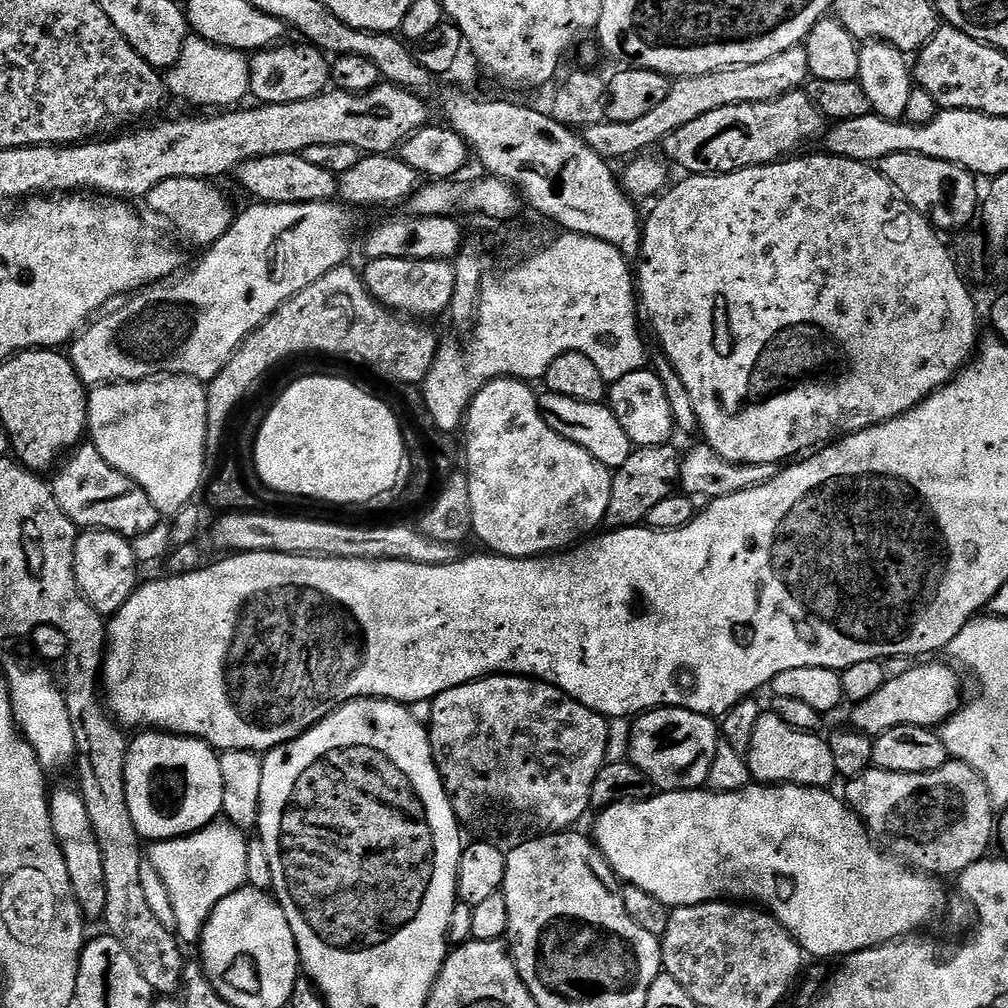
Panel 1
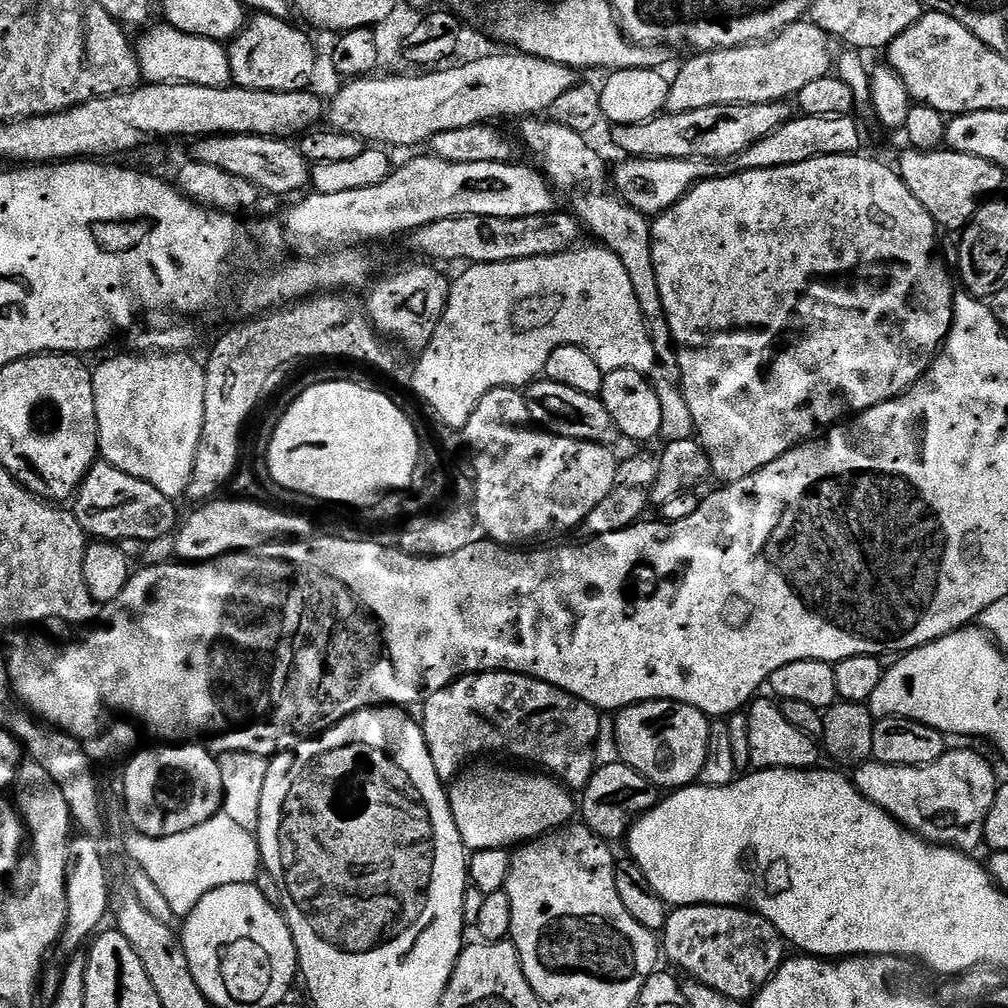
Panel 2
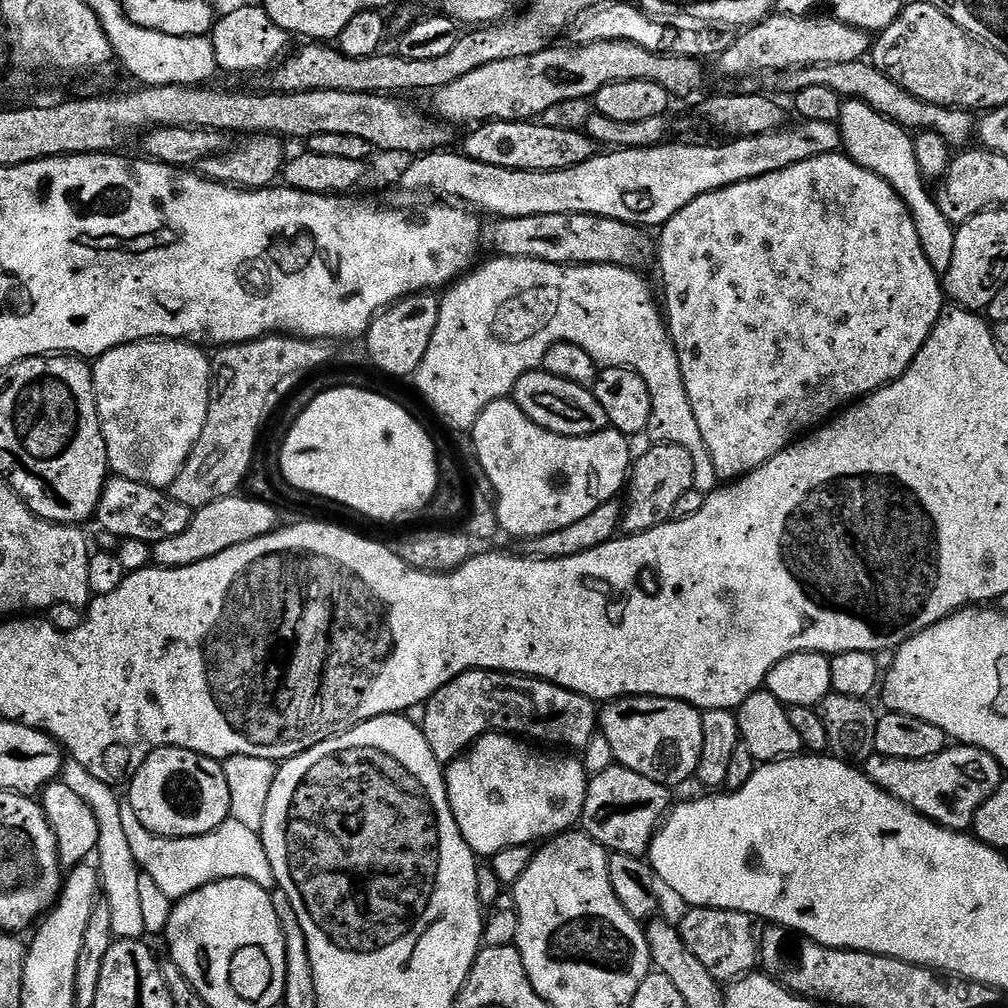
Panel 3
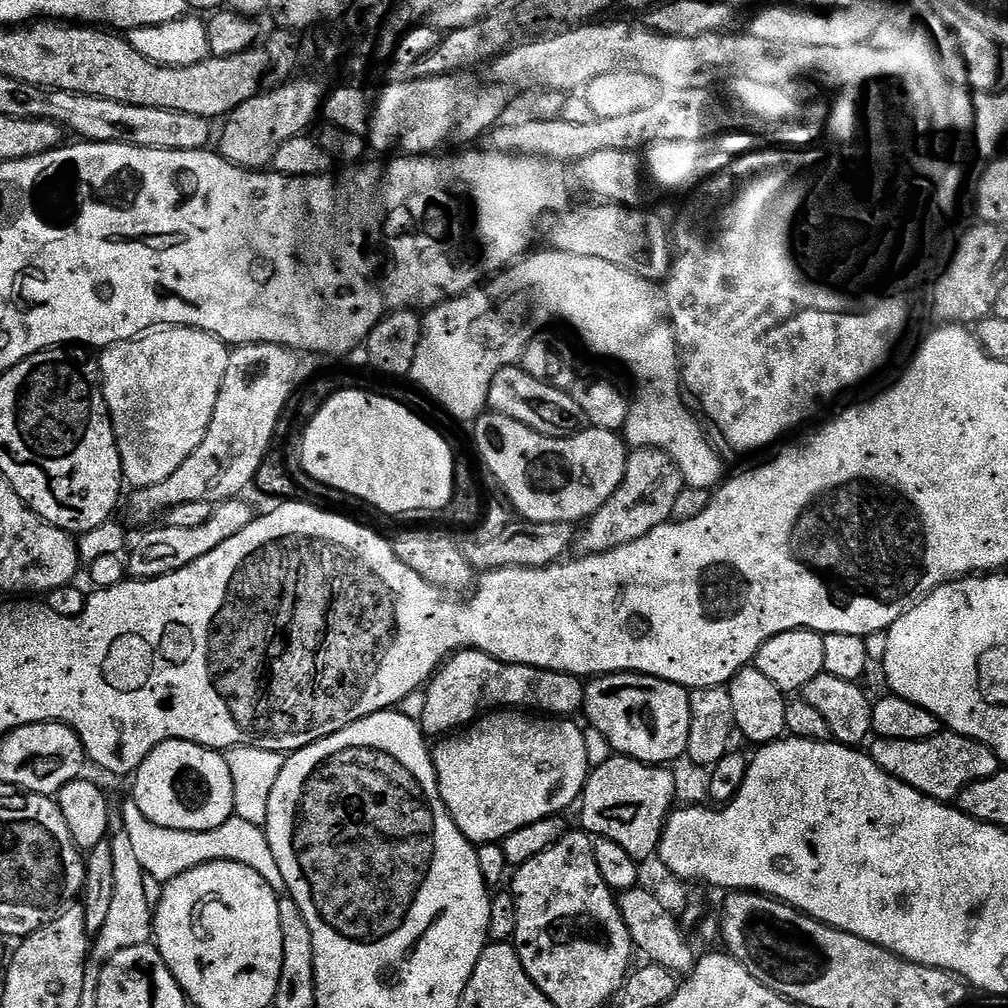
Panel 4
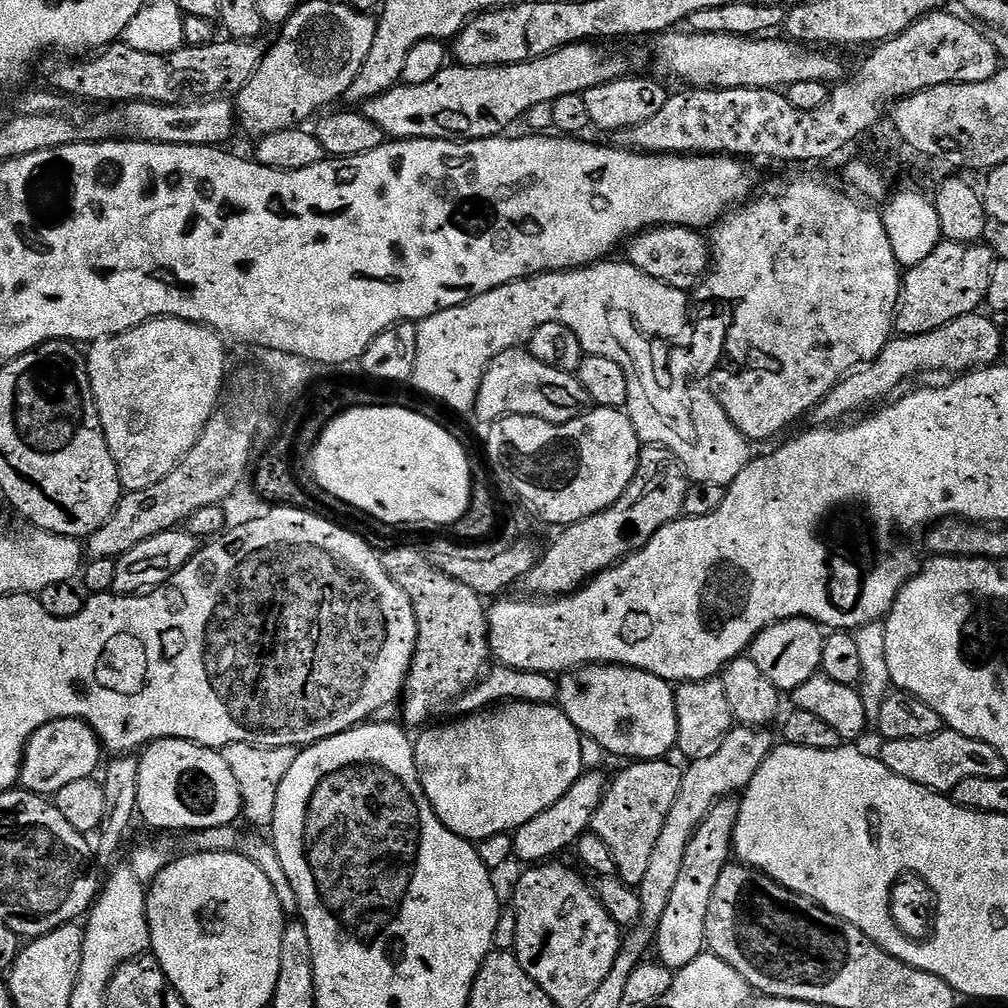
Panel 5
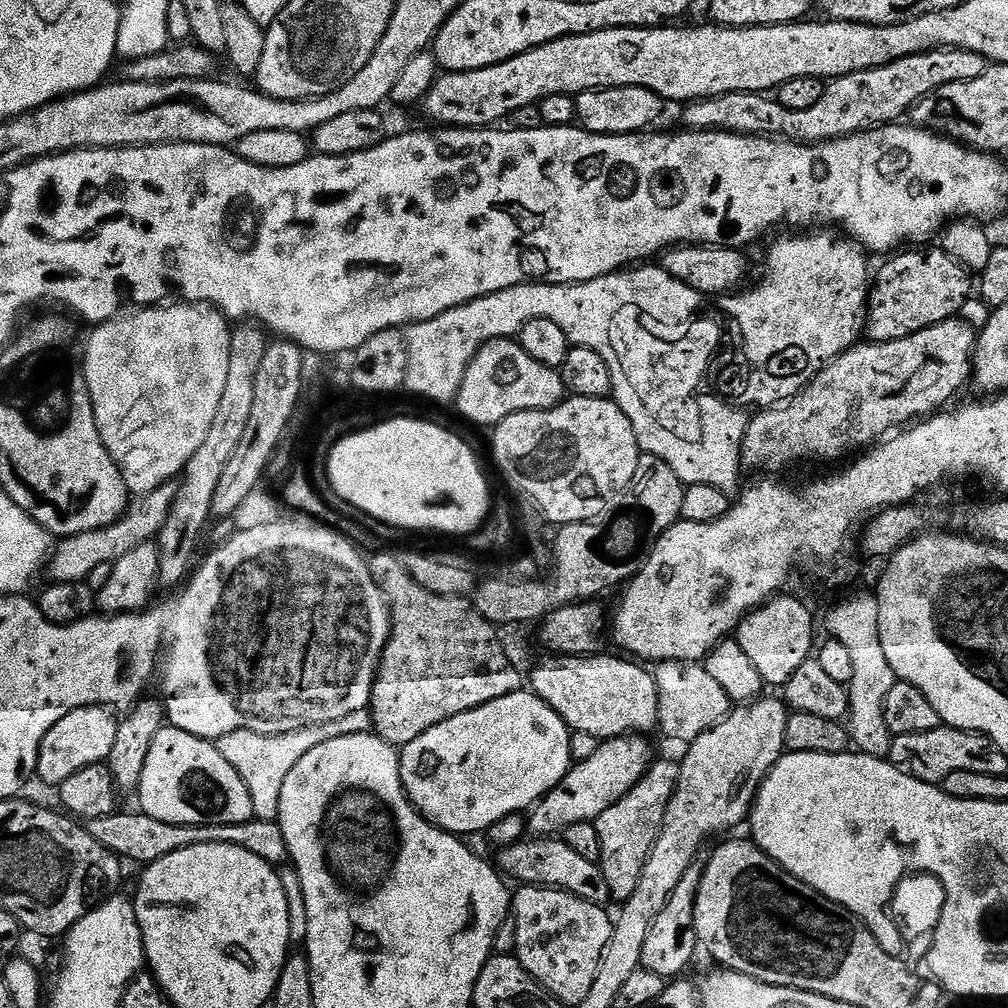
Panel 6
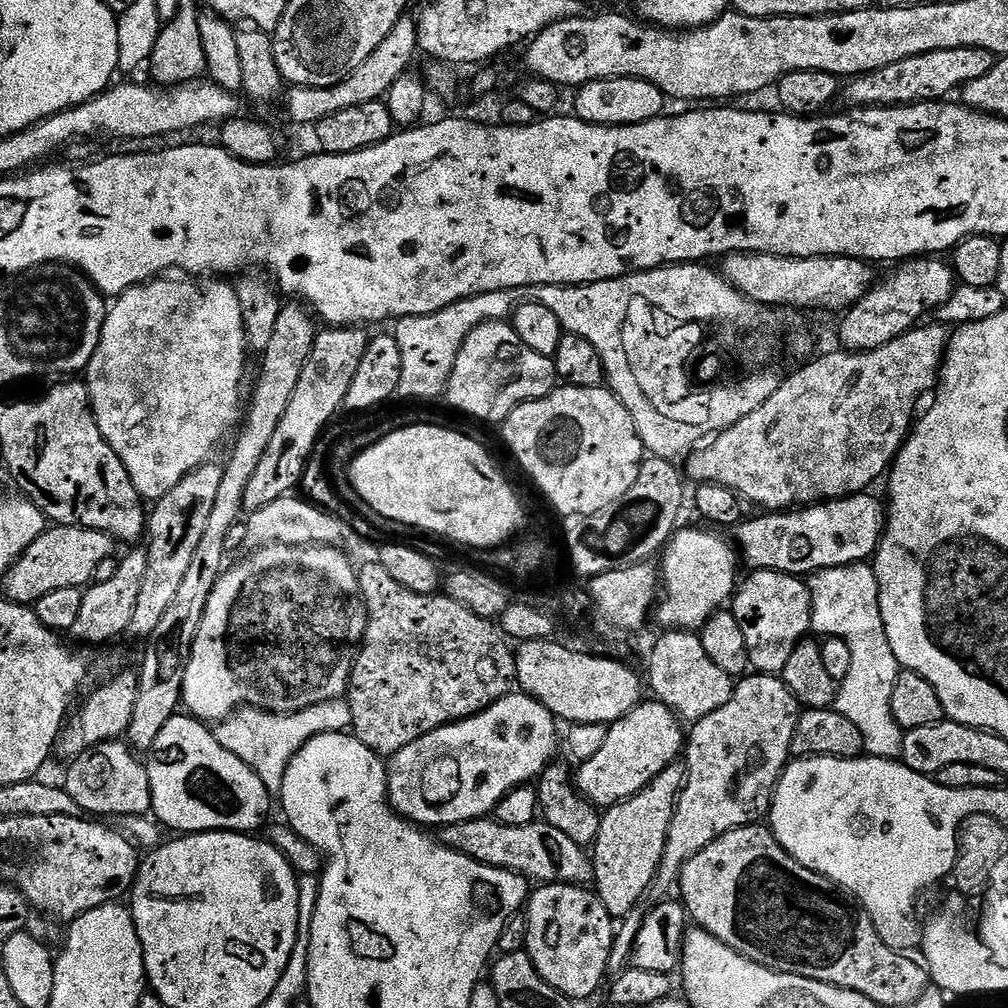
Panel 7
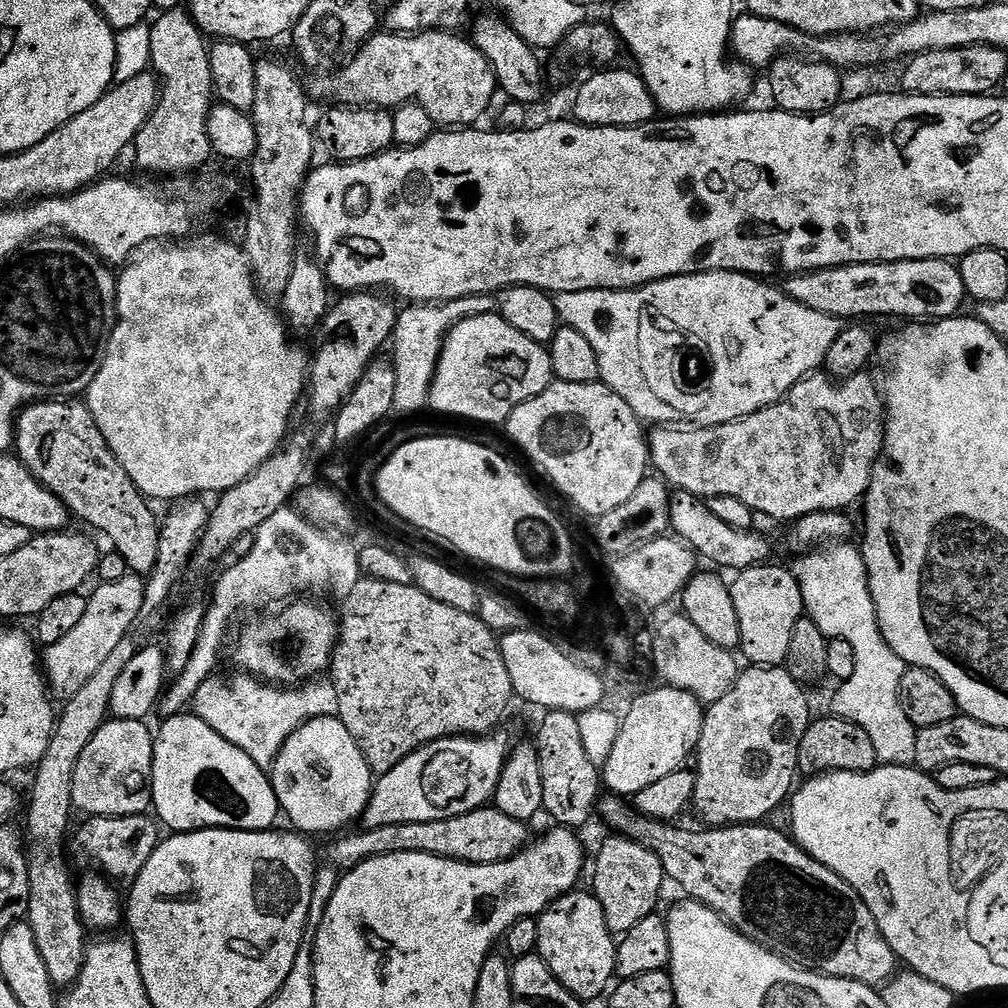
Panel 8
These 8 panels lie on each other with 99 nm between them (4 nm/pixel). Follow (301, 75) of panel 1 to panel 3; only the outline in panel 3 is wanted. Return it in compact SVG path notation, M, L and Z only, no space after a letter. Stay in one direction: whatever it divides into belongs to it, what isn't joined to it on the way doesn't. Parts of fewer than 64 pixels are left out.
M244 4L221 15L212 25L210 39L214 46L217 69L223 72L252 72L255 68L268 70L289 51L289 33L282 31L270 18L267 8Z

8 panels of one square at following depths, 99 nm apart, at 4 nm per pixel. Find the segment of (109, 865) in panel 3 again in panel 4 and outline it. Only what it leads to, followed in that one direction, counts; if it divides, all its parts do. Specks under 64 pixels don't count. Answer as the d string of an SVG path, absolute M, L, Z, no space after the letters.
M113 819L110 843L114 854L114 899L106 917L102 930L94 938L90 948L93 961L103 962L118 954L118 950L126 950L130 946L142 946L149 943L154 936L154 906L162 898L164 884L153 876L145 876L142 862L138 862L138 853L130 842L130 834L124 831L123 819Z

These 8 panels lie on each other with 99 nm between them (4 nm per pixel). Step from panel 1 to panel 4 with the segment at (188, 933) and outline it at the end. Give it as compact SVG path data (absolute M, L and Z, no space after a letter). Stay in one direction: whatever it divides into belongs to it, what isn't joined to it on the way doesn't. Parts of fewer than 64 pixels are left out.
M128 798L122 813L124 831L130 834L130 842L138 853L138 862L142 862L145 876L153 876L158 881L167 882L178 878L178 874L186 874L186 870L194 870L203 864L225 860L238 862L242 866L250 866L254 874L262 874L270 886L278 894L287 893L286 878L282 878L282 870L278 870L278 861L274 859L274 850L270 850L268 834L264 828L254 826L254 822L242 822L233 814L222 826L205 832L190 830L170 830L152 824L142 810L138 810L135 799Z

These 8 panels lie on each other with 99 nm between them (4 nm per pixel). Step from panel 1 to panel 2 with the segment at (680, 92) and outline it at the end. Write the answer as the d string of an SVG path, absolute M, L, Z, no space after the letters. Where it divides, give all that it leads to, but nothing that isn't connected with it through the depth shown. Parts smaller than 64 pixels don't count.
M811 22L791 24L770 40L759 44L743 44L738 48L715 48L712 52L689 55L689 60L671 77L668 85L667 111L686 114L690 110L706 110L706 106L723 104L778 104L791 101L809 82L829 75L834 60L828 57L830 37Z

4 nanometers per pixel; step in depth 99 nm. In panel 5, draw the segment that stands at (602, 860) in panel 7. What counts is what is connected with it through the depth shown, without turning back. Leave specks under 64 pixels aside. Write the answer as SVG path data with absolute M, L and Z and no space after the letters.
M668 758L642 760L624 766L628 768L622 769L613 780L611 777L602 802L592 815L591 831L610 846L616 875L633 886L640 885L646 875L658 834L662 834L662 826L666 826L666 814L670 814L670 806L674 806L674 798L678 798L682 772L670 761Z

